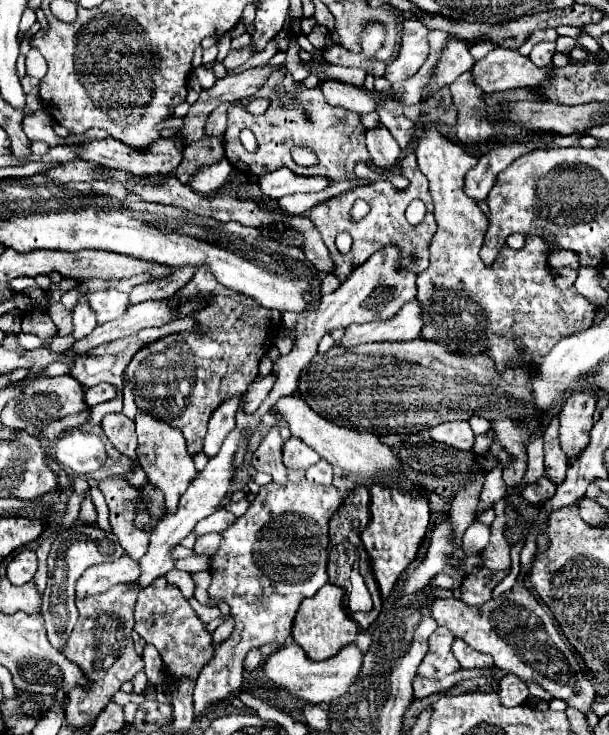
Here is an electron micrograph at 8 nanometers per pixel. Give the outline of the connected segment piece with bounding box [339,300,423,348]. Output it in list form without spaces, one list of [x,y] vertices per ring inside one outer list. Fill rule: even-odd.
[[[411,300],[387,322],[347,326],[343,338],[339,340],[339,346],[353,348],[367,342],[407,342],[419,338],[421,326],[423,326],[421,306],[417,300]]]

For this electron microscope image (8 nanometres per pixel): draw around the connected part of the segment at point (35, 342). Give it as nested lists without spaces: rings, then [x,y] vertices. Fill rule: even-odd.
[[[19,334],[19,342],[21,342],[21,346],[25,348],[25,350],[35,350],[35,348],[41,348],[43,346],[43,340],[39,338],[39,336],[35,336],[35,334]]]

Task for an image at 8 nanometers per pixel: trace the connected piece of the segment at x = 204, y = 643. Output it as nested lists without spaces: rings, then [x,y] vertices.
[[[163,576],[141,590],[135,606],[135,632],[147,644],[153,644],[159,650],[165,674],[173,680],[197,680],[203,664],[207,664],[215,654],[211,634],[205,630],[205,624],[189,606],[187,598],[183,598],[181,590],[173,584],[167,584]]]

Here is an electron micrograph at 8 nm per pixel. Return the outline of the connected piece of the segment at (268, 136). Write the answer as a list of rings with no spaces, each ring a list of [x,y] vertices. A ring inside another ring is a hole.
[[[291,84],[285,90],[275,90],[265,94],[265,86],[259,90],[257,98],[269,98],[271,104],[265,110],[265,114],[261,116],[253,116],[247,114],[245,108],[233,106],[227,110],[227,130],[223,136],[225,142],[225,158],[231,162],[231,166],[235,166],[237,170],[241,170],[247,176],[261,176],[265,172],[273,172],[281,166],[293,170],[299,176],[327,176],[327,180],[331,180],[331,184],[337,182],[365,182],[365,178],[359,178],[355,174],[355,164],[363,162],[363,164],[371,164],[371,158],[367,156],[367,148],[365,148],[365,128],[361,122],[361,114],[351,112],[343,106],[331,106],[325,98],[319,86],[307,90],[307,92],[295,92],[295,88],[299,88],[299,84]],[[243,128],[249,128],[257,142],[259,142],[259,150],[255,154],[249,154],[239,140],[239,132]],[[293,148],[309,148],[313,150],[313,154],[317,156],[317,164],[313,166],[299,166],[293,158],[291,158],[291,150]]]

